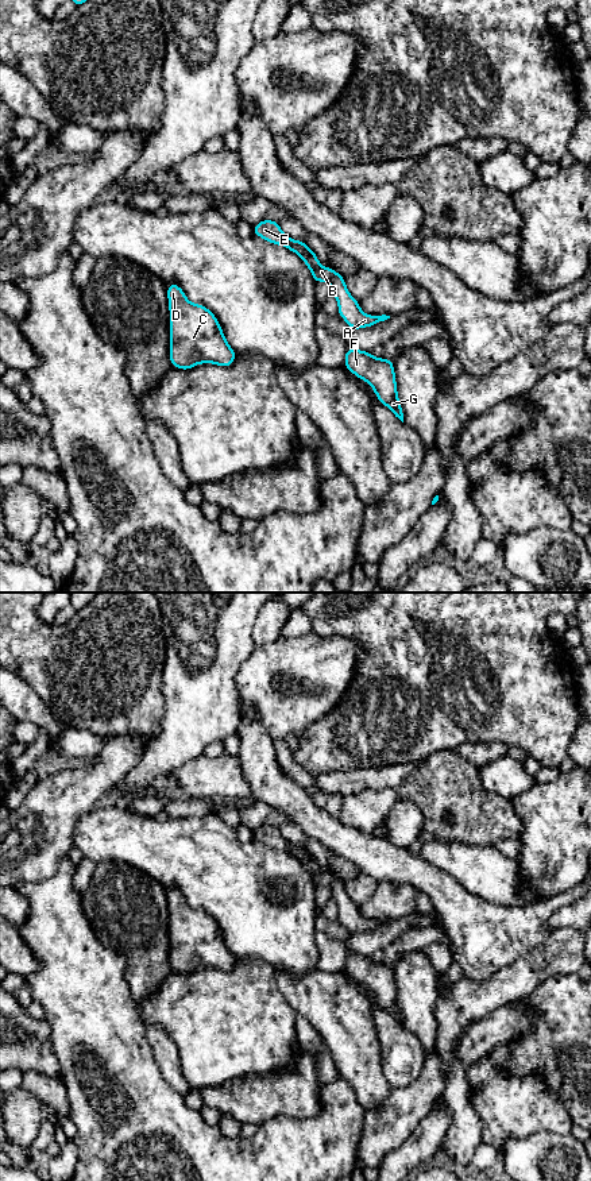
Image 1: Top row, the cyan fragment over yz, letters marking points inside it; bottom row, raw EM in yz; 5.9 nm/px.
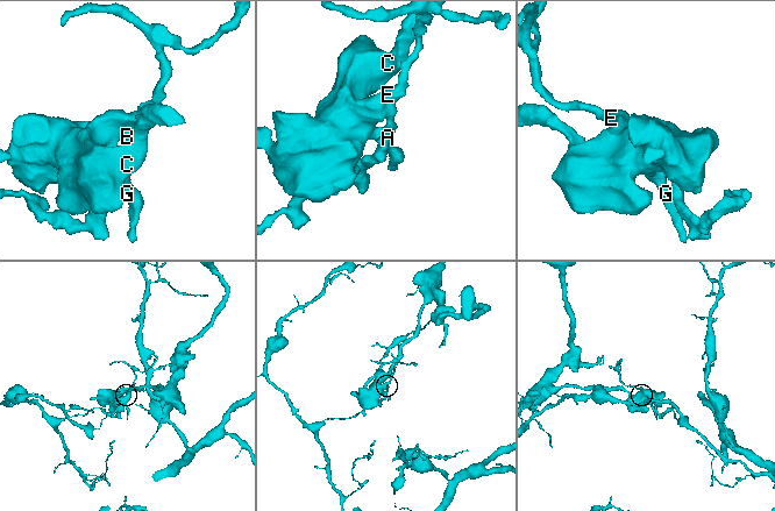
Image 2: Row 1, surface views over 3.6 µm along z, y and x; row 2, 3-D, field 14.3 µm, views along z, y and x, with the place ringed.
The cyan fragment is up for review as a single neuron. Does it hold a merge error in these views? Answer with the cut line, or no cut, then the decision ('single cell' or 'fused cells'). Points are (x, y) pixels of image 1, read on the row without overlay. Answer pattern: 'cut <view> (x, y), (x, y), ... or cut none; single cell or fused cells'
cut yz (292, 844), (286, 850); fused cells

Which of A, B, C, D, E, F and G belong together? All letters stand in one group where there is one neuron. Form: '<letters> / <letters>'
A B / C D E F G

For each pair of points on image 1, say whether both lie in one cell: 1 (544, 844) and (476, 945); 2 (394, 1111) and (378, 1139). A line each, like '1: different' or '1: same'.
1: different
2: same

